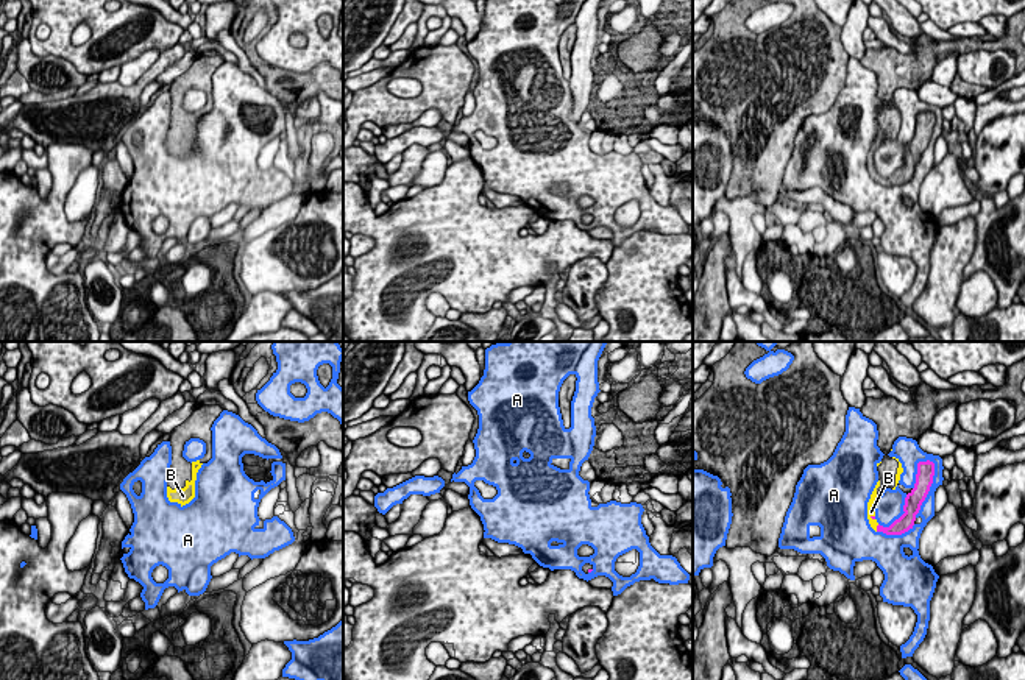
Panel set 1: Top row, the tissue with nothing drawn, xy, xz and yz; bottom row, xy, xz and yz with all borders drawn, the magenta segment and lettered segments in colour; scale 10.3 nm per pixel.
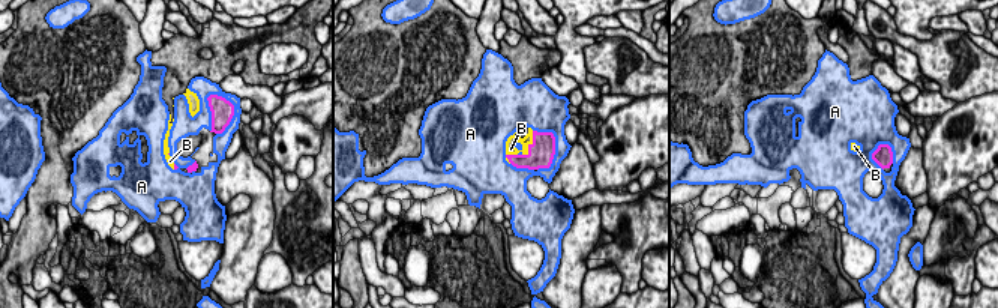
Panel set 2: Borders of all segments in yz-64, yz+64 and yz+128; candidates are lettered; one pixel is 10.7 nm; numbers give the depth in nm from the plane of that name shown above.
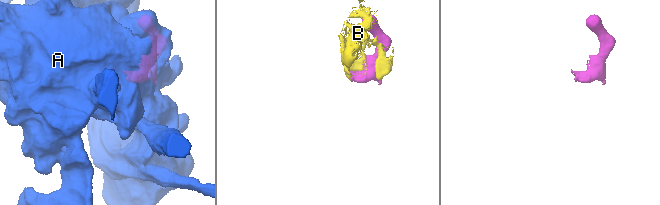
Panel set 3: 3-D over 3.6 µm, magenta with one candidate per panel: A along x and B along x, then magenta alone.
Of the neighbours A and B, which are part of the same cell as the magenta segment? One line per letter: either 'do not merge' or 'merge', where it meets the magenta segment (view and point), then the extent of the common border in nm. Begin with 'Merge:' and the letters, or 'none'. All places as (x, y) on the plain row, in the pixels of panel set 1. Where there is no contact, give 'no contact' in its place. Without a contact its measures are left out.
Merge: B
A: do not merge; contact yz (929, 139); length 650 nm
B: merge; contact yz (877, 178); length 90 nm

